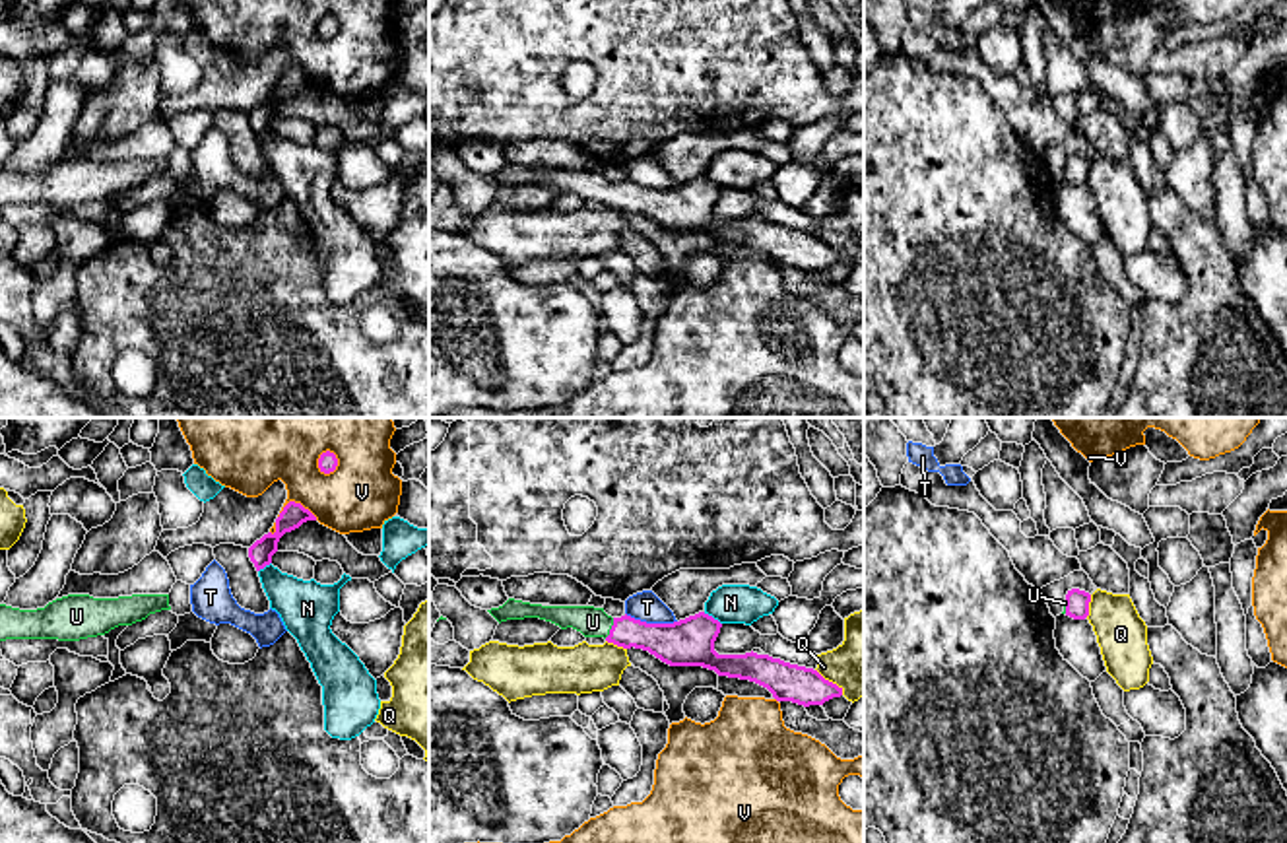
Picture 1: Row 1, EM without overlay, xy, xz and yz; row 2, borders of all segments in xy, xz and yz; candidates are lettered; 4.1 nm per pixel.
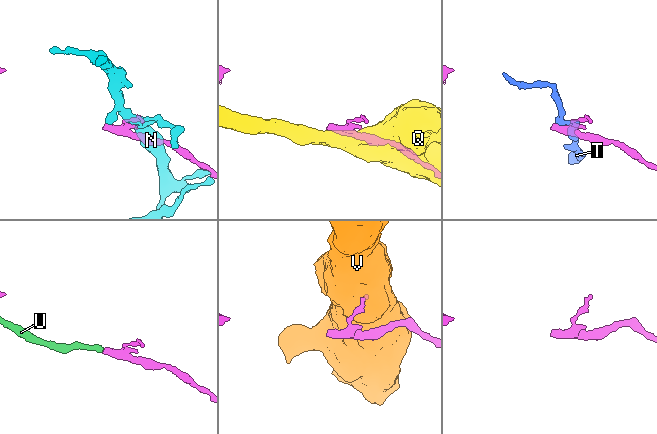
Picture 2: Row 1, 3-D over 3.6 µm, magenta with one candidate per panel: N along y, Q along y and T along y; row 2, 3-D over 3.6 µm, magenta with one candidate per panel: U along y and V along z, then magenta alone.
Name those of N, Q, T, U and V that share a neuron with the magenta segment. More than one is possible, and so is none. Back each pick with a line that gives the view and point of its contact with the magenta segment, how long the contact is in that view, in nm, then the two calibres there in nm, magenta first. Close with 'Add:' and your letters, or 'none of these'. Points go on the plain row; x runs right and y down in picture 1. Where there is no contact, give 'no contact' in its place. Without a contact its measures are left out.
U: contact xz (612, 193); length 100 nm; calibres 160 and 130 nm
Add: U

